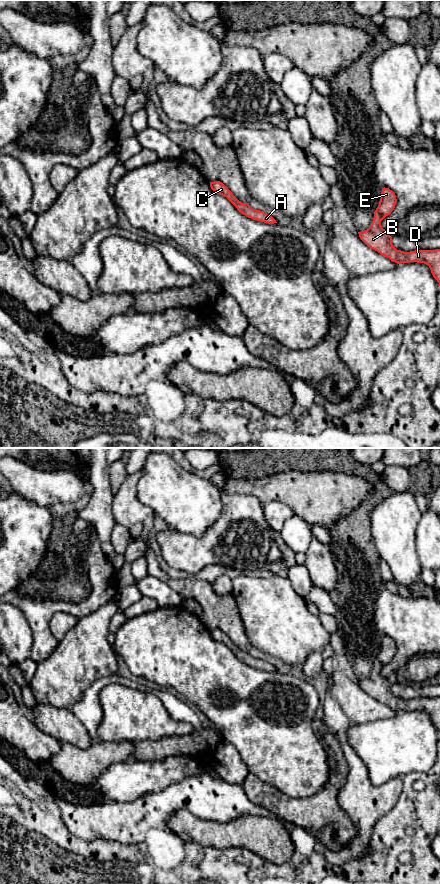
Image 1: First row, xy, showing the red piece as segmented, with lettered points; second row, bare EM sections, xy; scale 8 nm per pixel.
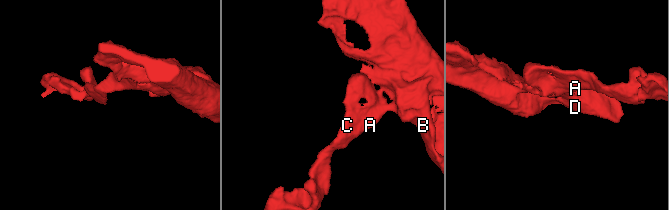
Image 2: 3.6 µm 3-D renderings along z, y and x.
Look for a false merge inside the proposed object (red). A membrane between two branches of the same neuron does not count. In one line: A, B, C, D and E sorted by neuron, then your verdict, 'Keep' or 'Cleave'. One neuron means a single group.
Groups: A B C D E. Keep

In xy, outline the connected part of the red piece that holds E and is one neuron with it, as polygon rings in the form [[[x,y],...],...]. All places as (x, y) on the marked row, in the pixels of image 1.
[[[384,187],[370,227],[365,231],[358,232],[360,239],[368,247],[397,264],[417,262],[428,265],[433,277],[440,285],[440,249],[410,252],[397,250],[392,244],[392,237],[389,235],[388,230],[382,228],[381,221],[391,214],[396,202],[395,193]]]

